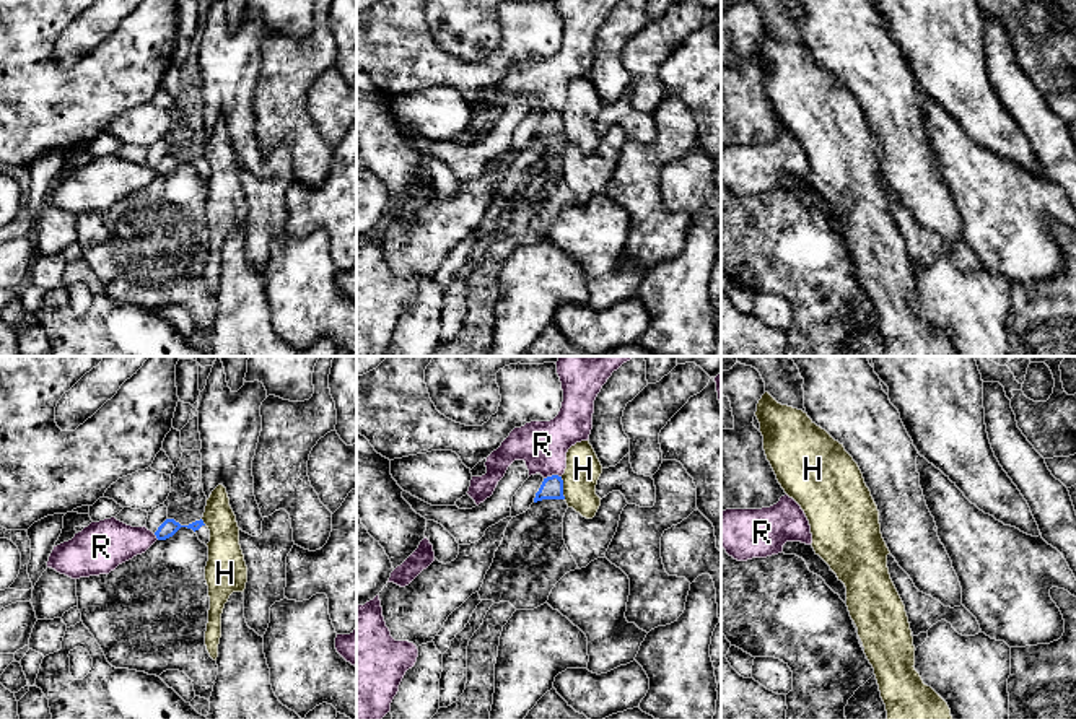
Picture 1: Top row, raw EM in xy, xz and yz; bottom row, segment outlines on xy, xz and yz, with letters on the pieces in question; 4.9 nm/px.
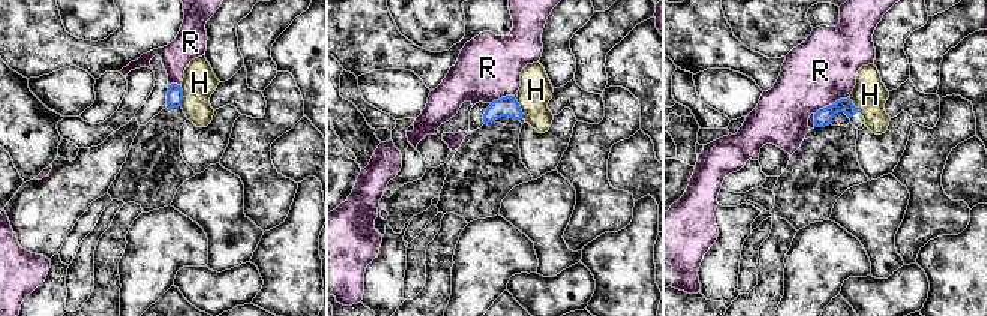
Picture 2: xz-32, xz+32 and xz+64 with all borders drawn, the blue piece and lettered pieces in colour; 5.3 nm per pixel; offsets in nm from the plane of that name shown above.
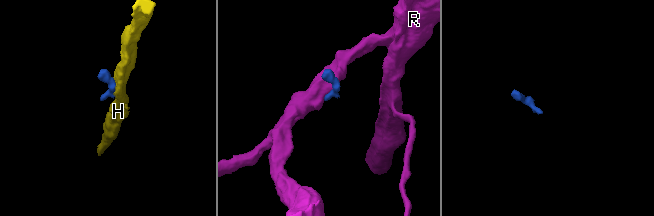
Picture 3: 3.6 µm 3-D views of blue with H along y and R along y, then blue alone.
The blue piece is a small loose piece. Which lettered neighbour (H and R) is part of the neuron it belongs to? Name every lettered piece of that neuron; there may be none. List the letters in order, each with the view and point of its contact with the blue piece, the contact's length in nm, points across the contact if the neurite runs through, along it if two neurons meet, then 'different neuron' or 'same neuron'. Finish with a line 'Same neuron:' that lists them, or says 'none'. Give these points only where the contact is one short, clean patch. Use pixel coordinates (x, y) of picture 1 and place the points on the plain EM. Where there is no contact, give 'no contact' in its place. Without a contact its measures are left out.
H: contact xz (562, 124); length 110 nm; border xz (560, 113), (565, 134); different neuron
R: contact xz (552, 111); length 90 nm; border xz (560, 111), (547, 111), (544, 114); different neuron
Same neuron: none

